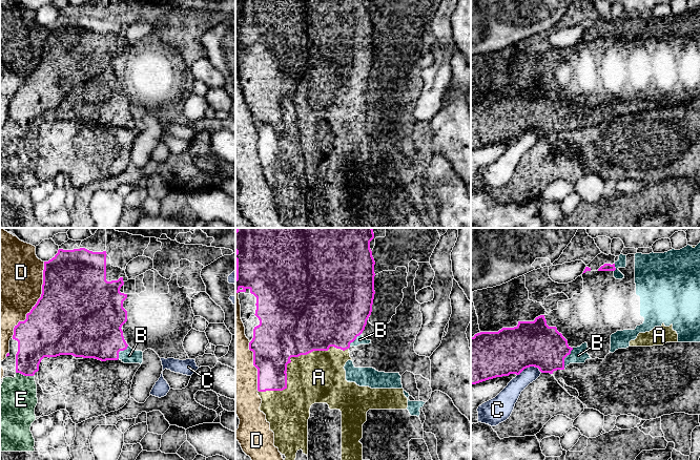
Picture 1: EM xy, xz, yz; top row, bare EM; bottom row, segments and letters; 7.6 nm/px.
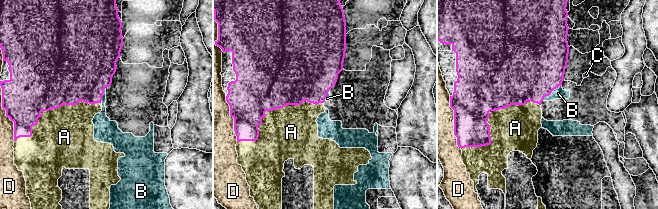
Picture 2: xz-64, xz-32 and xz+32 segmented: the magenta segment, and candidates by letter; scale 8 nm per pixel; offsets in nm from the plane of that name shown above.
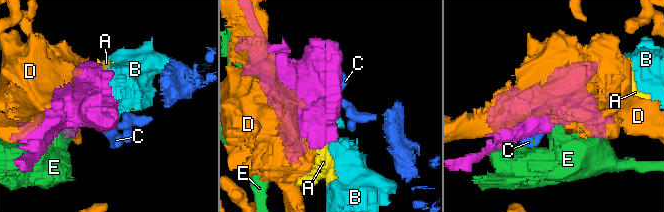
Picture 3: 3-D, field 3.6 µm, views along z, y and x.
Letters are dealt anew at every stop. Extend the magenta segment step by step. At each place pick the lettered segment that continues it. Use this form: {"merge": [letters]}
{"merge": ["B"]}

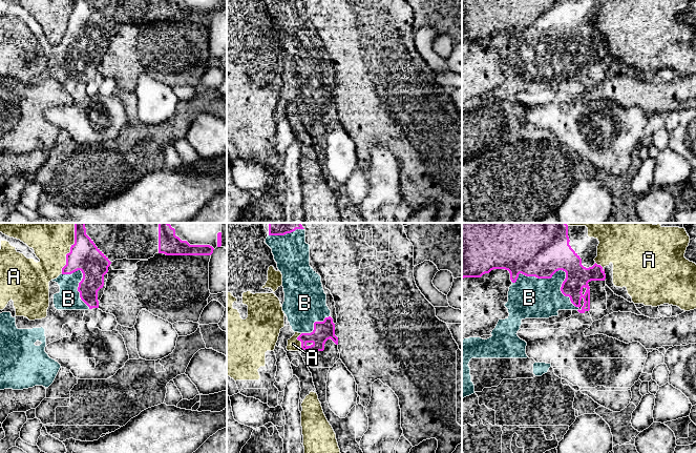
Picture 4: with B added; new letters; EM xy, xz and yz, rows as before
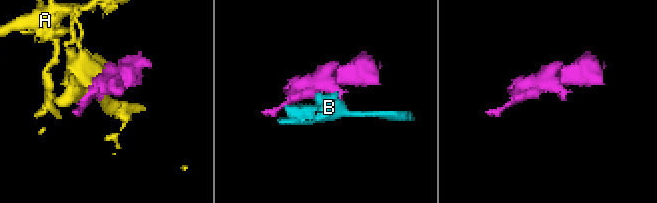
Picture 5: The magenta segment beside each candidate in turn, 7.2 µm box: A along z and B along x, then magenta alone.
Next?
{"merge": []}

